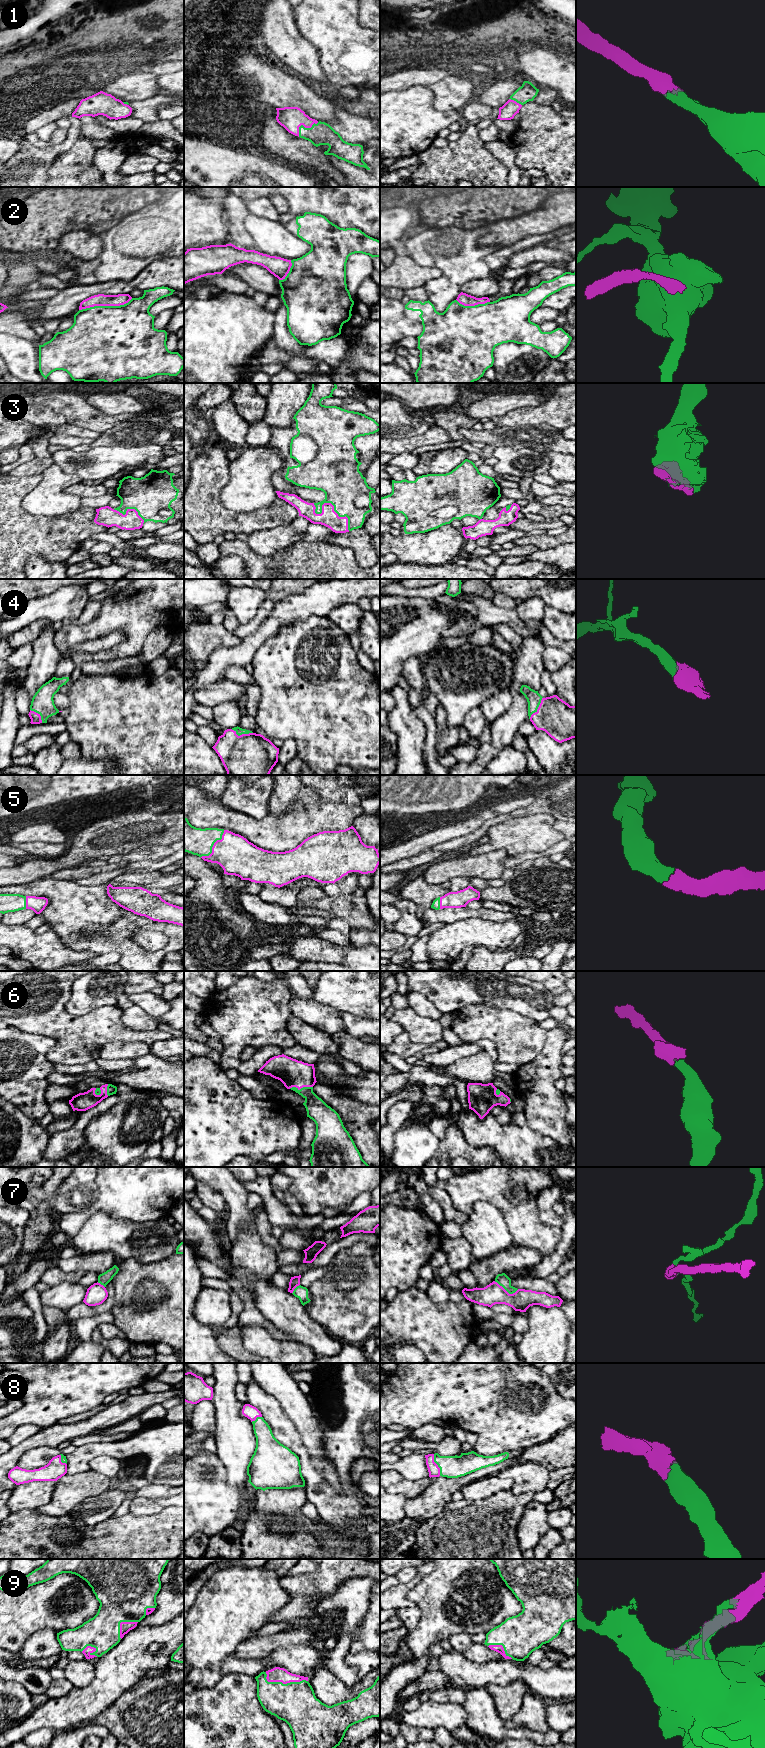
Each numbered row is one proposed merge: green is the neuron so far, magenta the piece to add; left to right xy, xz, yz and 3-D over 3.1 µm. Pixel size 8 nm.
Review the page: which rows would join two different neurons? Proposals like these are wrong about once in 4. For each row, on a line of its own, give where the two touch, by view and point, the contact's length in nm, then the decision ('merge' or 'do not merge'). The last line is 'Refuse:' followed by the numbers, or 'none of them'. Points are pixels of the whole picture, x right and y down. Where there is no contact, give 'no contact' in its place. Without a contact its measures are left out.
1: contact xz (304, 127); length 200 nm; merge
2: contact xy (105, 306); length 440 nm; do not merge
3: contact xz (332, 504); length 360 nm; merge
4: contact xz (242, 733); length 180 nm; merge
5: contact xz (213, 844); length 300 nm; merge
6: contact xz (301, 1088); length 190 nm; merge
7: contact yz (506, 1290); length 220 nm; do not merge
8: contact yz (437, 1464); length 190 nm; merge
9: contact xz (282, 1683); length 360 nm; merge
Refuse: 2, 7

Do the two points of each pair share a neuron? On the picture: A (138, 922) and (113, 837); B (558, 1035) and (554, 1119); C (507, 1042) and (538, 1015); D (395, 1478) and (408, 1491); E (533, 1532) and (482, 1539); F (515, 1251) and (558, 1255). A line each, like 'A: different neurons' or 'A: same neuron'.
A: different neurons
B: same neuron
C: different neurons
D: same neuron
E: different neurons
F: different neurons

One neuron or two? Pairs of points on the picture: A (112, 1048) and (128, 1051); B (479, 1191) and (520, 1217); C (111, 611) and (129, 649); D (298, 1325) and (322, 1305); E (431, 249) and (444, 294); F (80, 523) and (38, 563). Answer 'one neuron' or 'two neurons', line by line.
A: one neuron
B: one neuron
C: one neuron
D: two neurons
E: one neuron
F: two neurons

